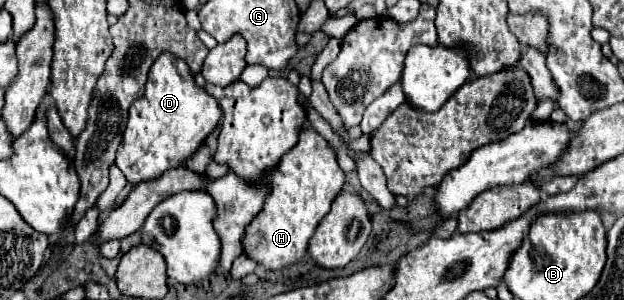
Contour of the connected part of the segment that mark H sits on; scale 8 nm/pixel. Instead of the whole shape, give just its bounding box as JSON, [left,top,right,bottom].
[243,126,345,270]

